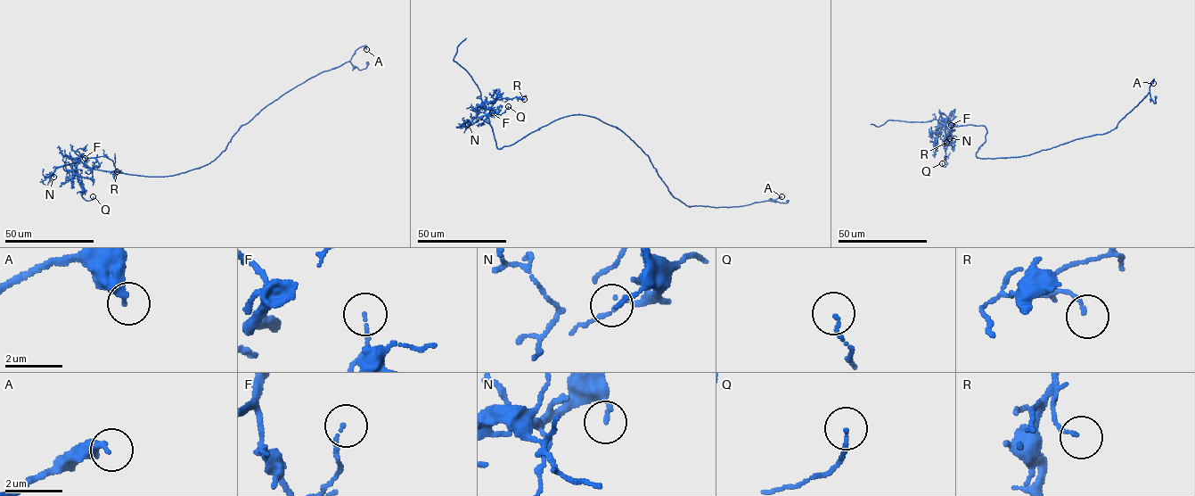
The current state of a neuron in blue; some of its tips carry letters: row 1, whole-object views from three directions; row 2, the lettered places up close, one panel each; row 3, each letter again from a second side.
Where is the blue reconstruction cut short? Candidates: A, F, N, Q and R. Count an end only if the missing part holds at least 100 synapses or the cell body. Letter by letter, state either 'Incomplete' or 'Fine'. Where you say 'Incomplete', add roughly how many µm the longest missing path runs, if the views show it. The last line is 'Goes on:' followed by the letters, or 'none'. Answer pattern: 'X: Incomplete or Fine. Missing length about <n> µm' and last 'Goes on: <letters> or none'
A: Fine
F: Fine
N: Fine
Q: Fine
R: Fine
Goes on: none

